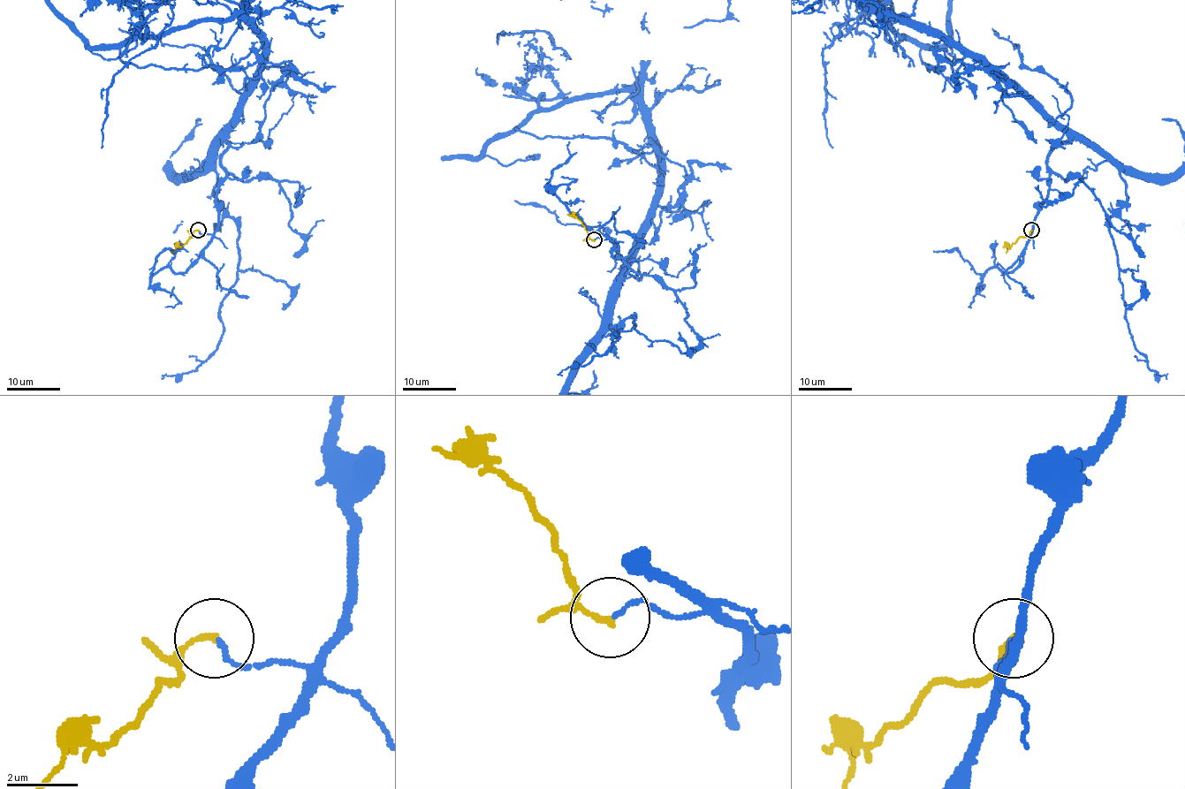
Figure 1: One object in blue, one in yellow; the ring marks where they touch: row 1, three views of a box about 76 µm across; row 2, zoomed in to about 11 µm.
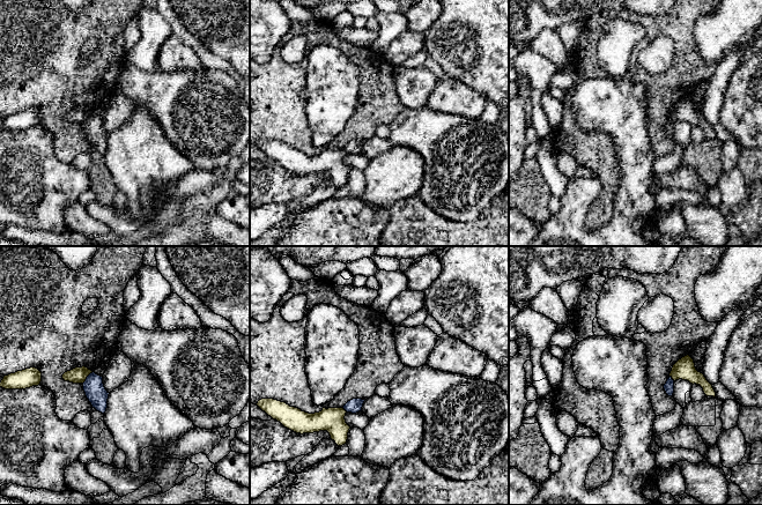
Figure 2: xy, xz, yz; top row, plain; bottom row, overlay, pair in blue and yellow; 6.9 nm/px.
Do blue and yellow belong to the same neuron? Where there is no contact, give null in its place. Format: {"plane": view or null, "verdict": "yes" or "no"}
{"plane": "xy", "verdict": "no"}

